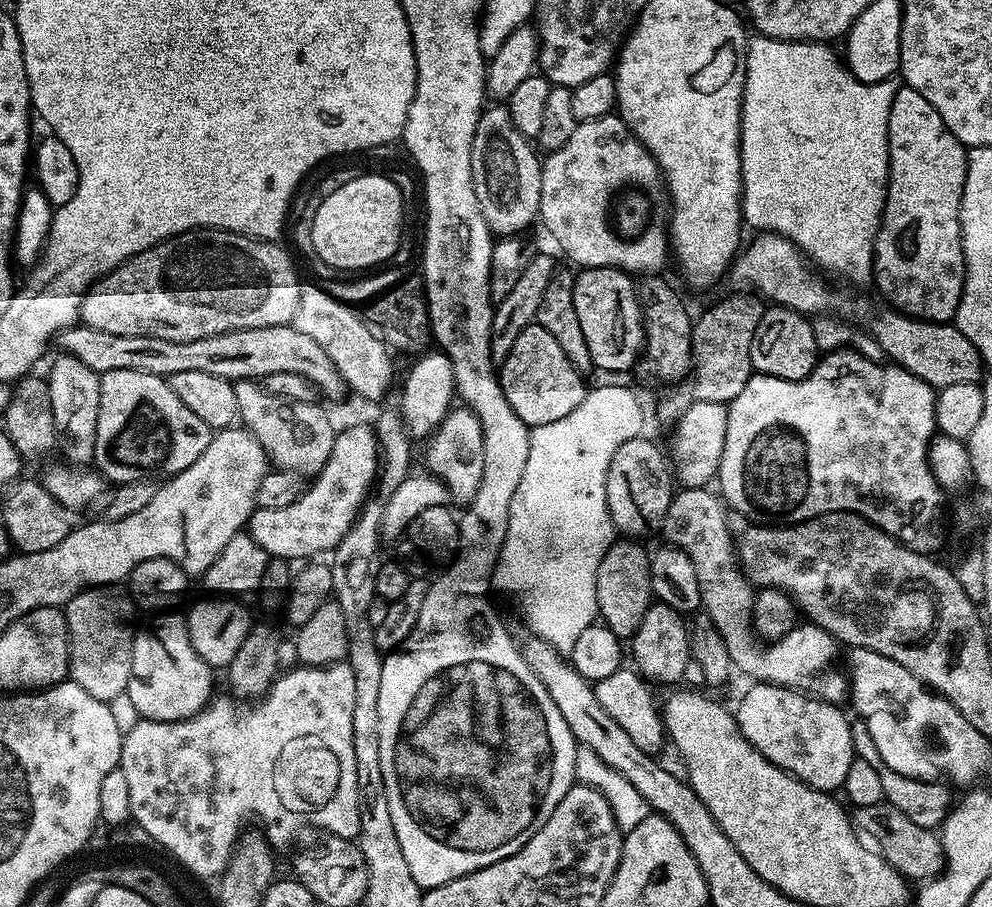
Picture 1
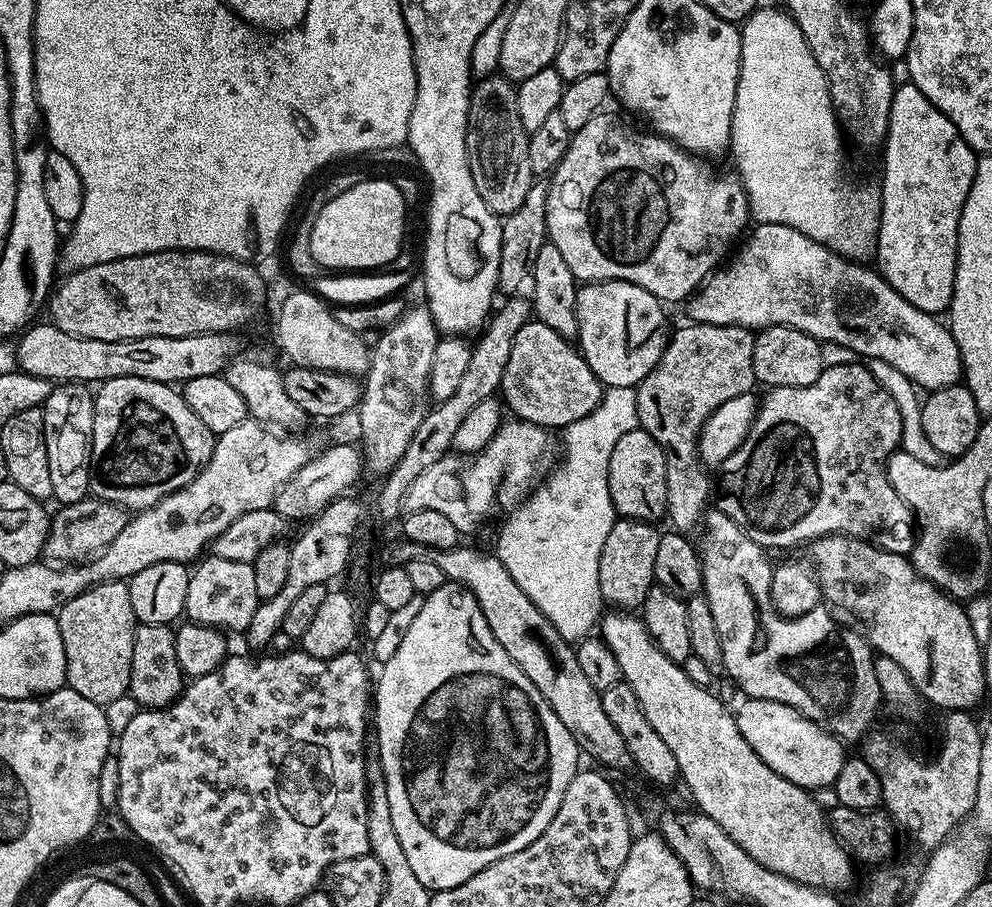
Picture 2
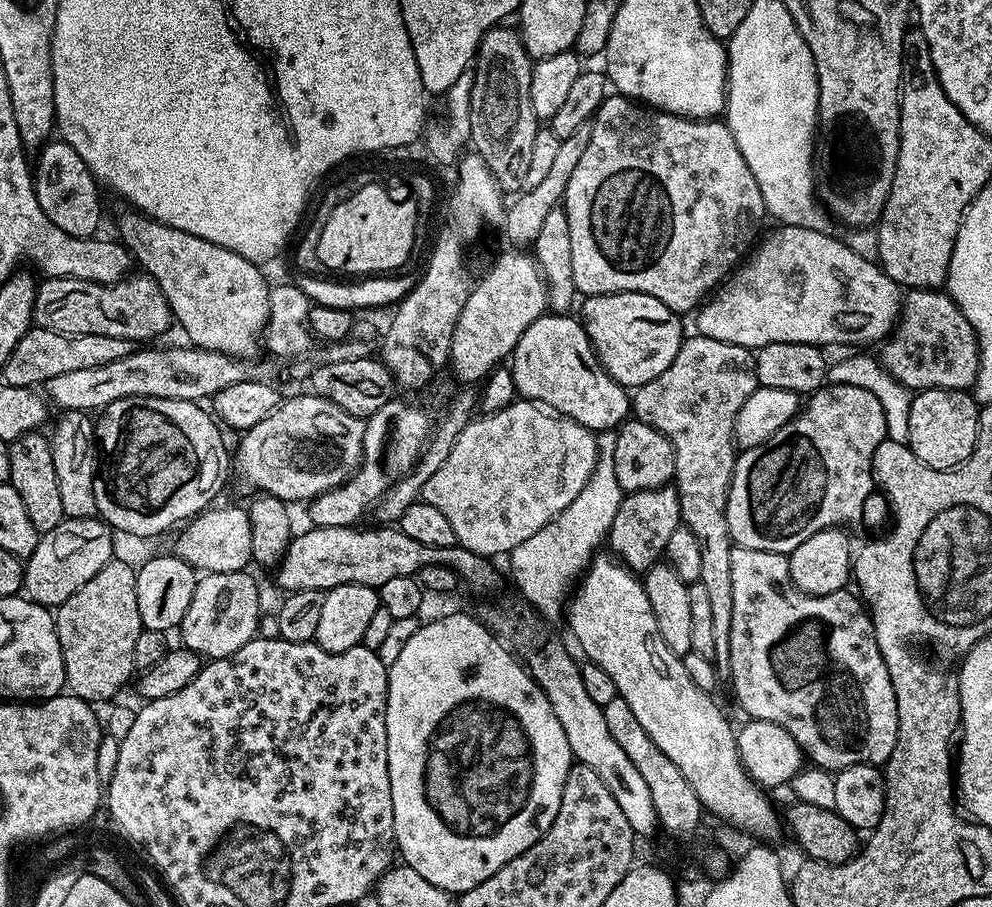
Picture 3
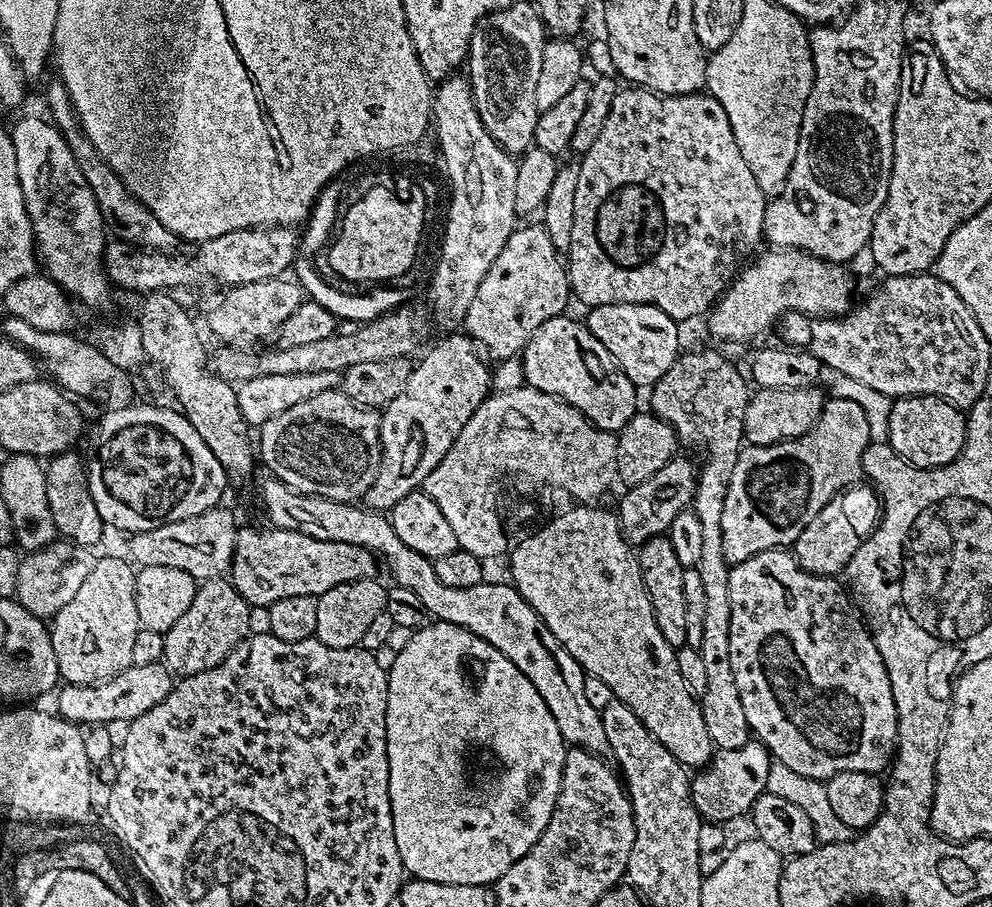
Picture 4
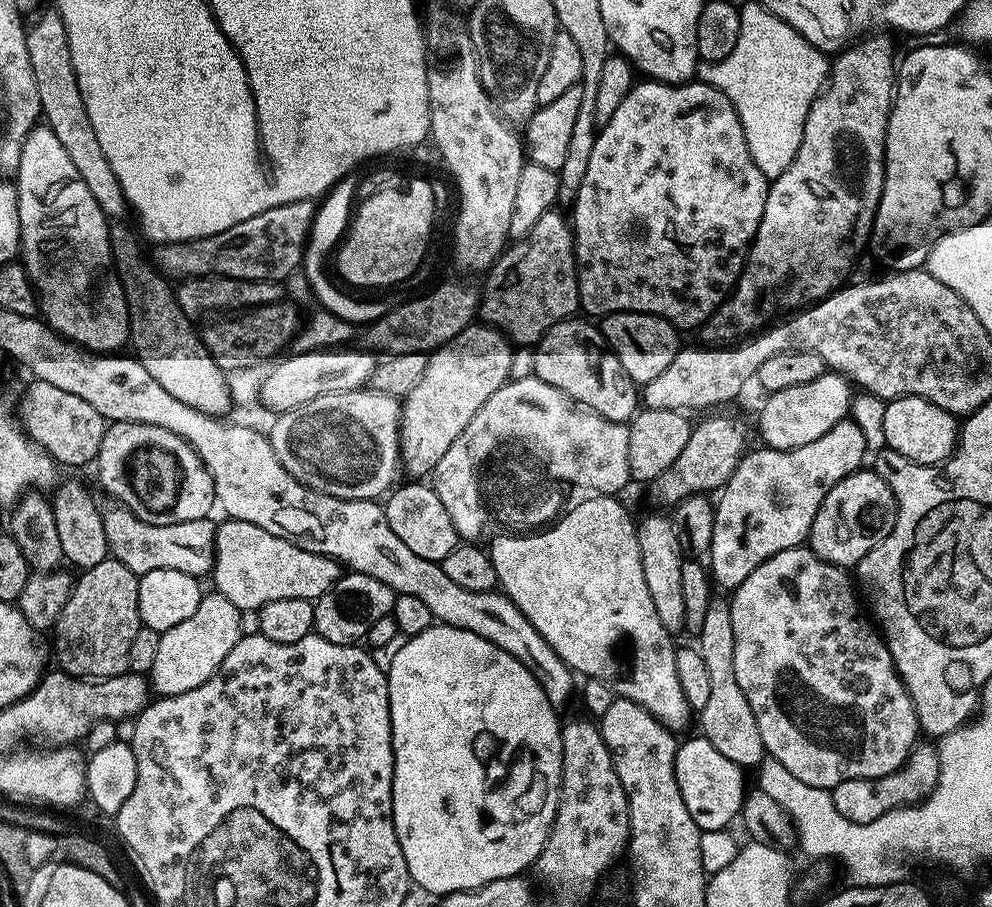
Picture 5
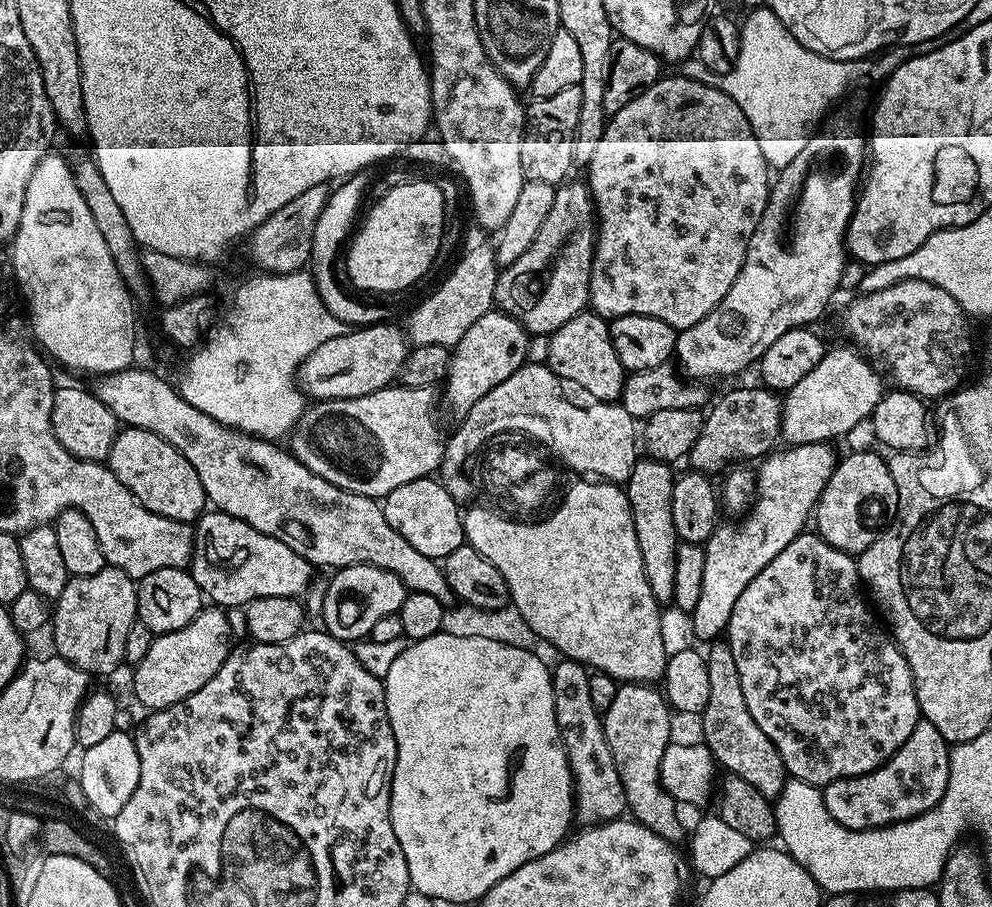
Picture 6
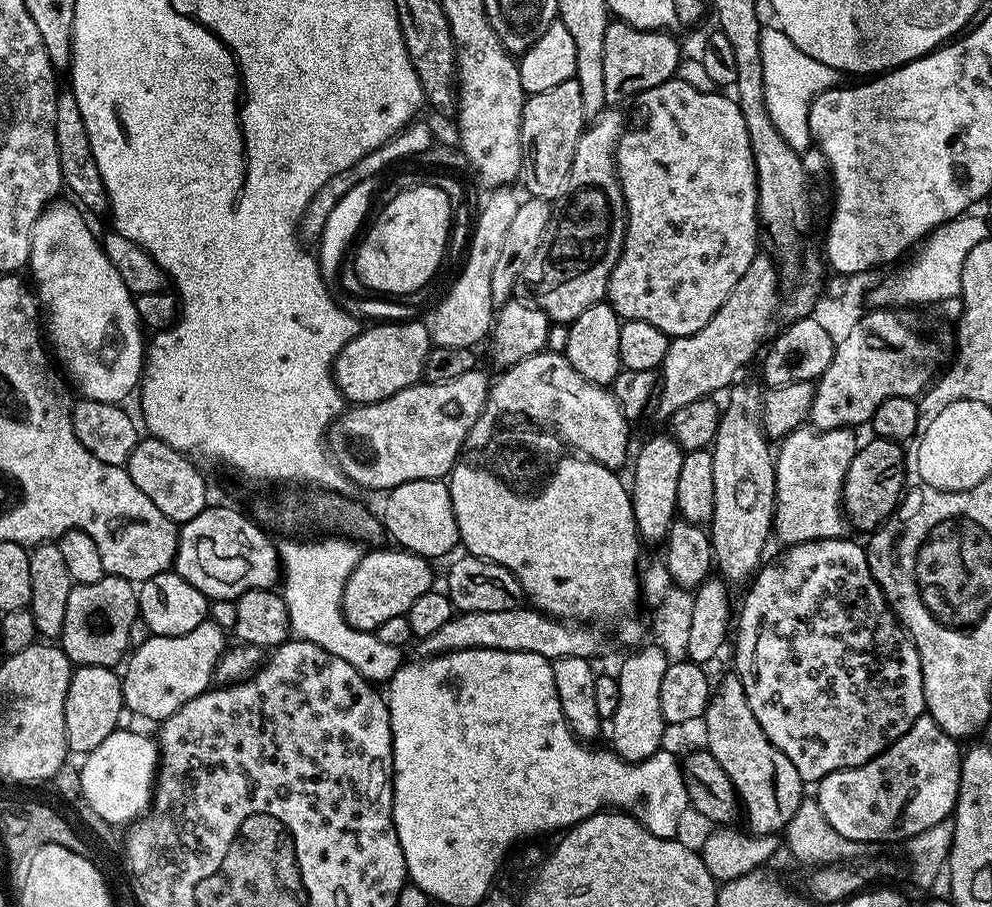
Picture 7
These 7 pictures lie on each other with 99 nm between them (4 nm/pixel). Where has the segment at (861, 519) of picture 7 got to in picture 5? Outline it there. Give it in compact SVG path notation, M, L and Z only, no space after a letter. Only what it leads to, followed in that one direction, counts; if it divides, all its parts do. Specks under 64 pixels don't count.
M875 470L864 471L852 472L829 490L806 541L818 558L845 570L859 564L872 547L885 540L896 521L896 496L890 486Z

